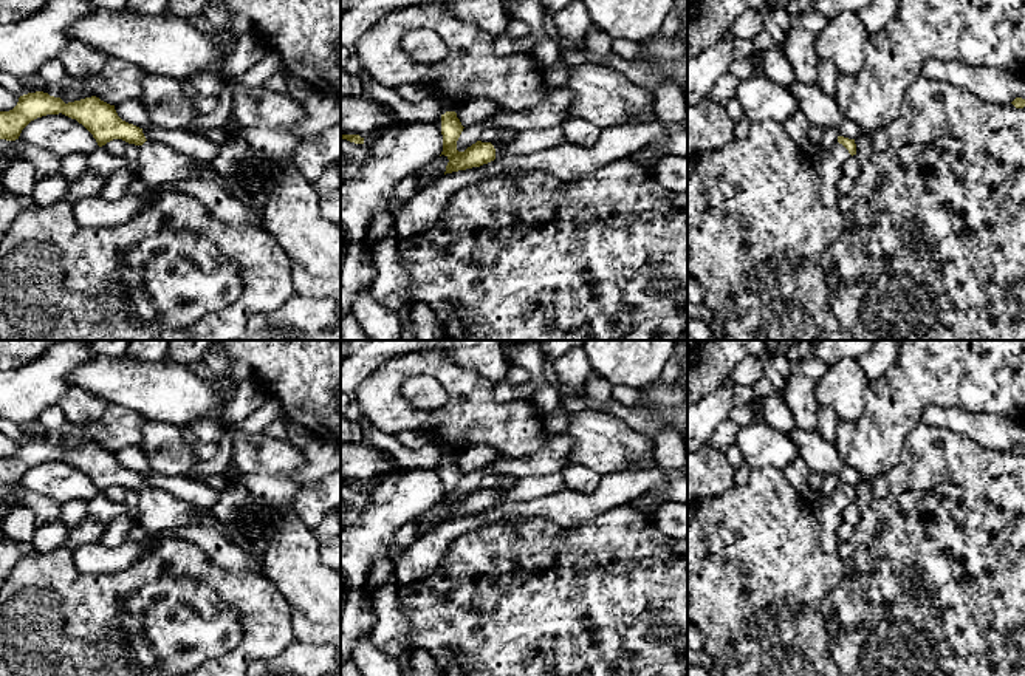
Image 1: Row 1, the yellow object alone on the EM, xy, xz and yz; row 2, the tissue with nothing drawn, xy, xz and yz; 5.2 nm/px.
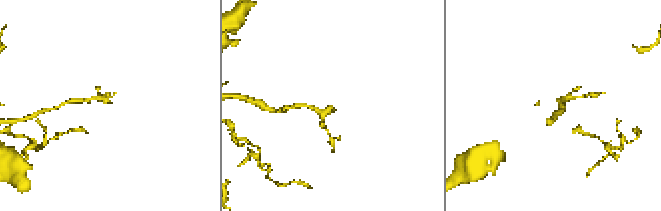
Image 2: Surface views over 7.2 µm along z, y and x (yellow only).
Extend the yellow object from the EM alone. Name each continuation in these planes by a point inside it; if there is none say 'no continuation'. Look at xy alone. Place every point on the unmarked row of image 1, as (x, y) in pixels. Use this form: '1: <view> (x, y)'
1: xy (158, 509)

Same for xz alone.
1: xz (507, 483)

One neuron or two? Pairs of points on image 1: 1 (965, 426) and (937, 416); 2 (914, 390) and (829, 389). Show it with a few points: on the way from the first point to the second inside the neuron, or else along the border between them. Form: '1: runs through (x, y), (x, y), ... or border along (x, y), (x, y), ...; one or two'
1: runs through (959, 421), (943, 416); one
2: border along (870, 381), (863, 412), (857, 418), (846, 419); two

